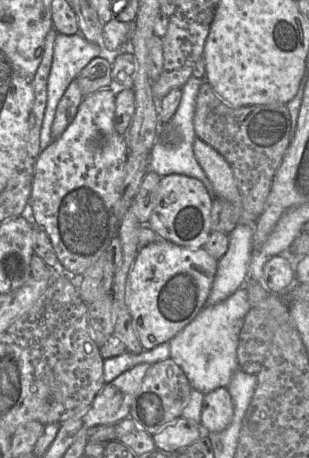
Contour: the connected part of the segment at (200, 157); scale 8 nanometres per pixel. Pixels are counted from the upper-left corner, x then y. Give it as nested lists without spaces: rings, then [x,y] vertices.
[[[197,136],[194,139],[193,152],[199,165],[210,180],[215,196],[227,200],[237,209],[237,224],[254,225],[257,218],[244,211],[233,171],[224,157]]]

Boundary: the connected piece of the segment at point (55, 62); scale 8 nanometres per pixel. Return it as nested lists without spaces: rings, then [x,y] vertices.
[[[80,33],[57,34],[54,54],[47,82],[47,104],[40,132],[40,148],[52,142],[52,124],[56,108],[69,84],[77,79],[82,69],[95,57],[104,53],[101,44],[86,40]]]

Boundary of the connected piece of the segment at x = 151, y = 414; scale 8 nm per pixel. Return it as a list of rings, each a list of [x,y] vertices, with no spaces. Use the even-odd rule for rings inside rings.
[[[171,358],[152,364],[145,374],[132,402],[129,417],[135,420],[150,435],[155,435],[165,426],[181,417],[192,387],[183,370]]]

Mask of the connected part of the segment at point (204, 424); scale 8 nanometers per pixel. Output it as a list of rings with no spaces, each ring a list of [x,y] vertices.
[[[220,387],[204,396],[200,426],[207,433],[221,432],[229,426],[233,415],[228,387]]]

